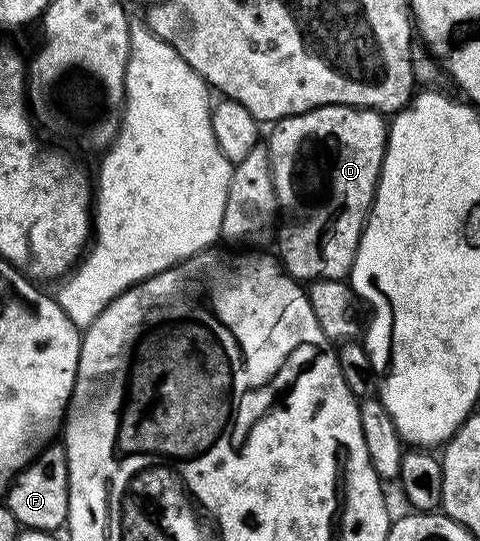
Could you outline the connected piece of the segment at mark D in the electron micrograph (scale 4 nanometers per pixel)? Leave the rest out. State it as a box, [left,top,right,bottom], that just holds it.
[268,106,388,284]

